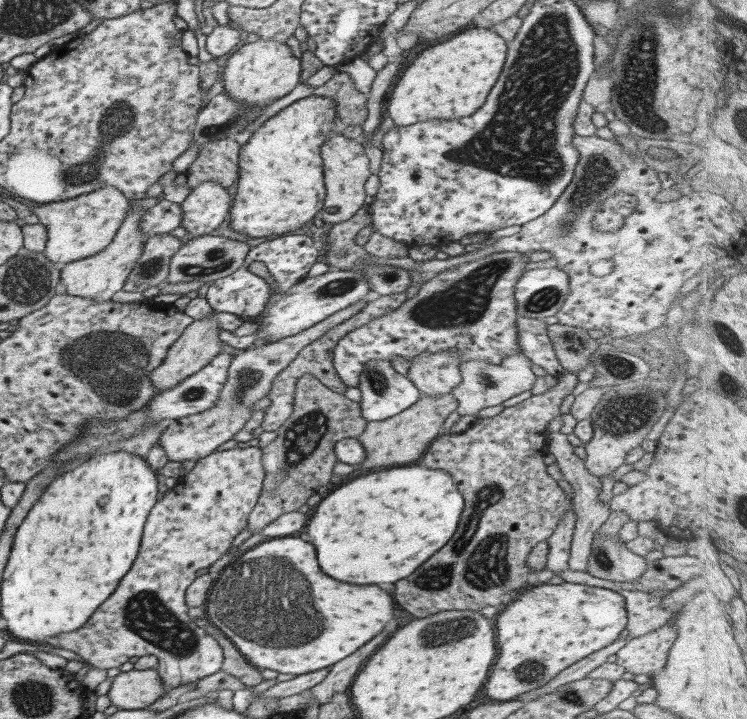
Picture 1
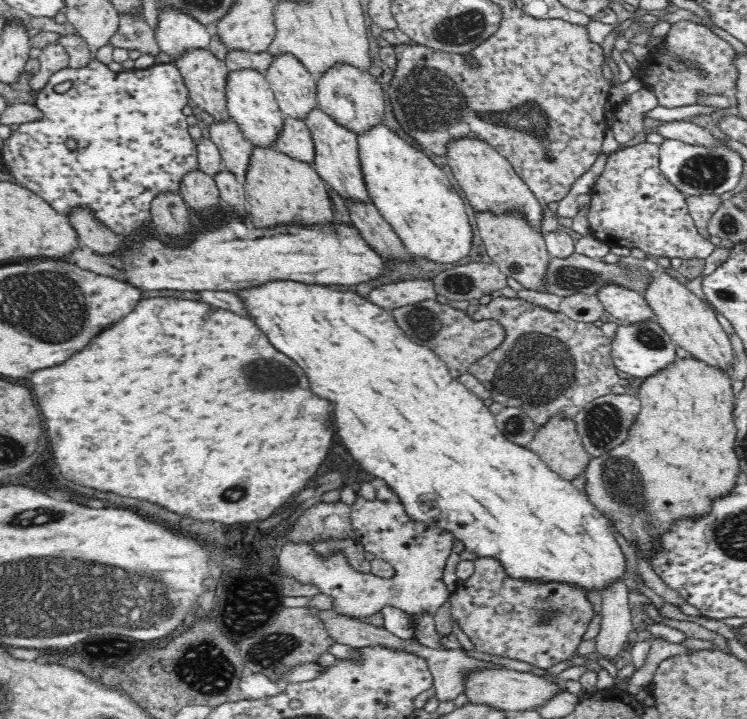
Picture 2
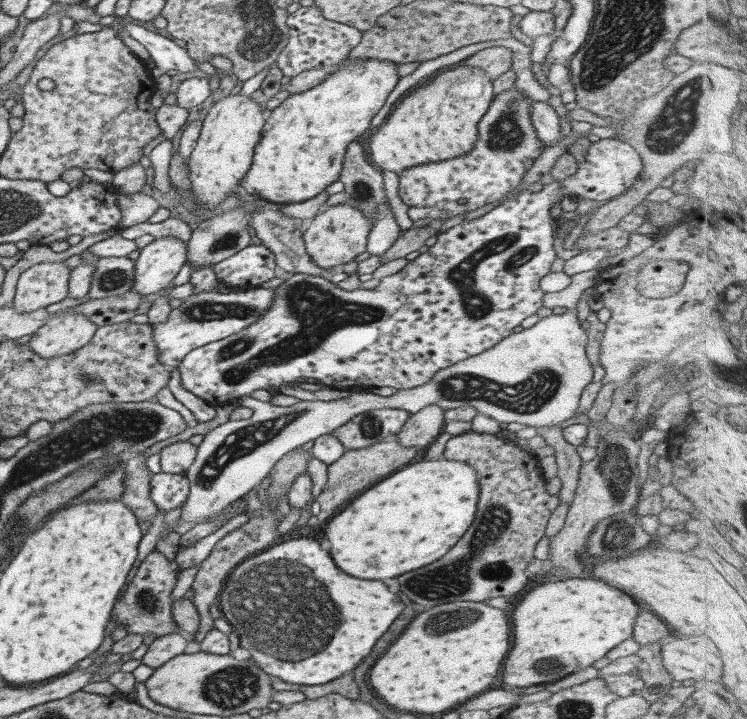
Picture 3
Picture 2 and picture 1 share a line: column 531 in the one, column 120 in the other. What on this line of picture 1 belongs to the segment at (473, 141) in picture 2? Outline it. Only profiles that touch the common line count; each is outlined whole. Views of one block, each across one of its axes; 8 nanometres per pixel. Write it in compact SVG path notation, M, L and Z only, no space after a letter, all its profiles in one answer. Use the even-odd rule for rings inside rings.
M106 185L94 192L65 201L31 207L39 222L46 227L47 242L44 255L56 263L59 269L68 262L96 255L104 250L114 239L118 227L122 225L128 213L128 208L129 200L114 185Z

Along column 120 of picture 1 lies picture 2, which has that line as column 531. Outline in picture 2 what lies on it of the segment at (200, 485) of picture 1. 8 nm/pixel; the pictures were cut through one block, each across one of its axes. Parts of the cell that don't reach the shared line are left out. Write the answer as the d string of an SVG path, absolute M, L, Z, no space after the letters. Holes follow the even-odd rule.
M478 557L474 564L475 571L472 576L463 581L459 580L456 590L448 598L448 603L451 619L455 619L462 632L468 635L476 650L520 660L546 670L558 662L576 656L576 648L583 641L586 628L594 616L594 608L586 596L586 590L558 582L542 584L514 580L506 576L500 561L492 557Z

